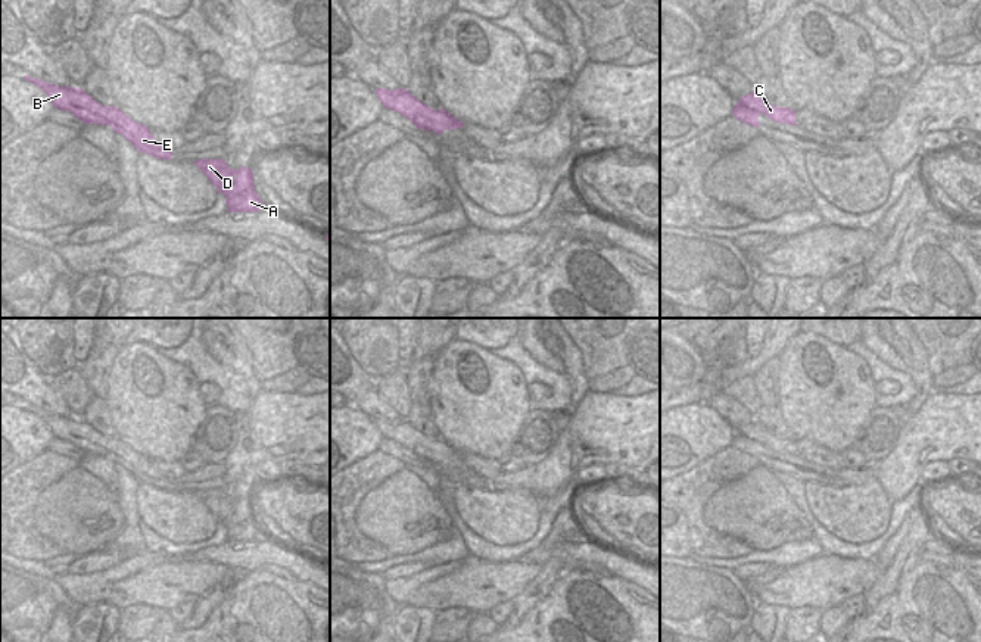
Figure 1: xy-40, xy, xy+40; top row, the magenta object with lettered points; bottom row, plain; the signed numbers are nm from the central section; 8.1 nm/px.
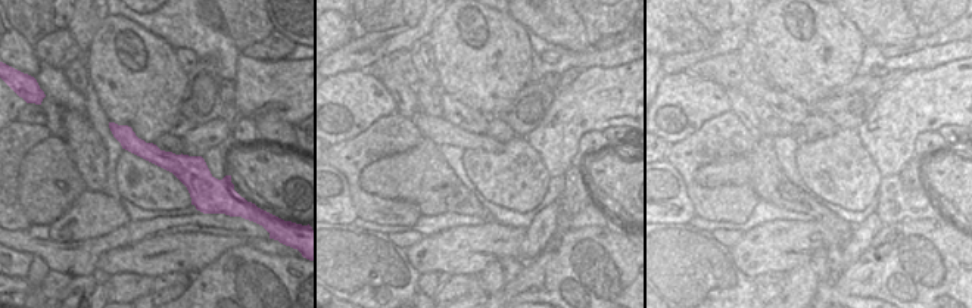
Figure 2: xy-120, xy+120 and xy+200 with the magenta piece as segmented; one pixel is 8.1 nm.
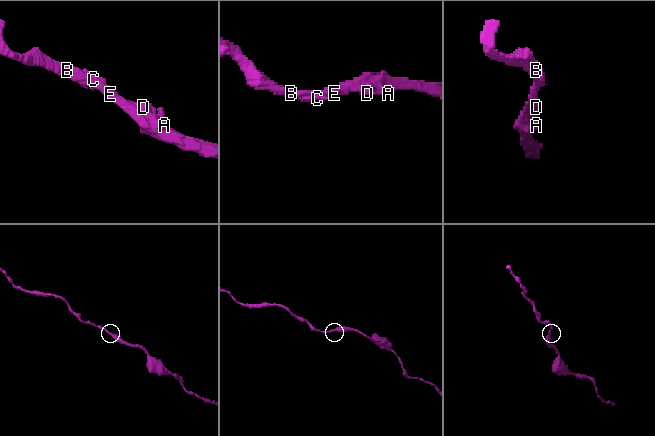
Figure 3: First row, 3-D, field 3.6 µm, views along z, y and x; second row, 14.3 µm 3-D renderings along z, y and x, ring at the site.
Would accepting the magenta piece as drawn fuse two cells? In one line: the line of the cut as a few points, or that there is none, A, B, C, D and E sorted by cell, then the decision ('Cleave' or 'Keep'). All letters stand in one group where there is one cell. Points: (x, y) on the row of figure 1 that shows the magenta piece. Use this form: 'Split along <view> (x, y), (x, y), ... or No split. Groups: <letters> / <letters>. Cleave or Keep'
No split. Groups: A B C D E. Keep

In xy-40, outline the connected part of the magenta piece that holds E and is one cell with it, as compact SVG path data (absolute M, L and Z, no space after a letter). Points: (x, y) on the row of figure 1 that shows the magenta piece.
M24 75L24 78L40 87L53 107L71 112L84 124L109 125L116 134L122 134L140 153L171 160L172 152L159 144L146 125L133 121L121 109L103 106L77 87L59 87L29 75Z

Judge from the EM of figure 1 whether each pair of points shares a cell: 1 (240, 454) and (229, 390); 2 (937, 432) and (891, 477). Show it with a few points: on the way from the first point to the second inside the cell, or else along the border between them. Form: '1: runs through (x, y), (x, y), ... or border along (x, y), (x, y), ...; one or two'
1: border along (254, 401), (246, 413); two
2: runs through (924, 438), (903, 464); one

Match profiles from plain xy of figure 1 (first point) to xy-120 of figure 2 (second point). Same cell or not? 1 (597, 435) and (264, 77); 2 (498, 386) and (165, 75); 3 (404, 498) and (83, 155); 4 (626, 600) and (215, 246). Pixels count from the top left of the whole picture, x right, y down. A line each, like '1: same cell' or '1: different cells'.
1: same cell
2: same cell
3: different cells
4: different cells

